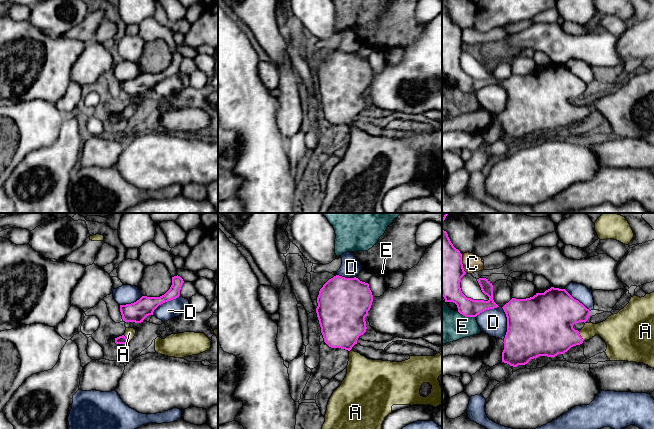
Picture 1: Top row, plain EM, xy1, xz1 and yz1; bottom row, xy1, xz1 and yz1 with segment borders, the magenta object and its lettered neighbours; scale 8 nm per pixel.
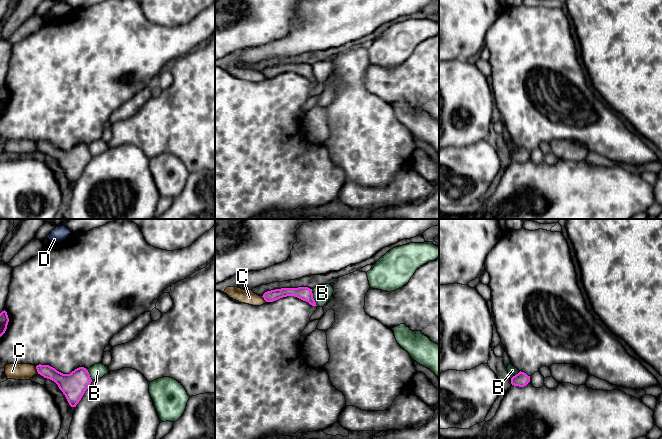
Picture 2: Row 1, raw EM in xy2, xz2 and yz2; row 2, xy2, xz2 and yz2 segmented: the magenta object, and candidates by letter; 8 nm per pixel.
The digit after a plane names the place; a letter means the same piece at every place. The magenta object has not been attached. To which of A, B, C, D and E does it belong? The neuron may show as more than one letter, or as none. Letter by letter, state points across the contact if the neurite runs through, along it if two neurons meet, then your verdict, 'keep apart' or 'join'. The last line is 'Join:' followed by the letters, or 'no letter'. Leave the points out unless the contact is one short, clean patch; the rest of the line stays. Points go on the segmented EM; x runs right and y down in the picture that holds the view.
A: way yz1 (550, 332), (558, 336), (580, 336), (589, 330), (610, 330); join
B: border xz2 (311, 289), (313, 299), (317, 305); keep apart
C: keep apart
D: keep apart
E: keep apart
Join: A

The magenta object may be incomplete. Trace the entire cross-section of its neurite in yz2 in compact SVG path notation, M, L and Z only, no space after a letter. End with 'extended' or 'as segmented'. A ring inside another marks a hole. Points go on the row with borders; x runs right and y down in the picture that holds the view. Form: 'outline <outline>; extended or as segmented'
outline M521 371L511 378L511 384L514 386L524 387L529 382L530 382L530 376Z; as segmented

